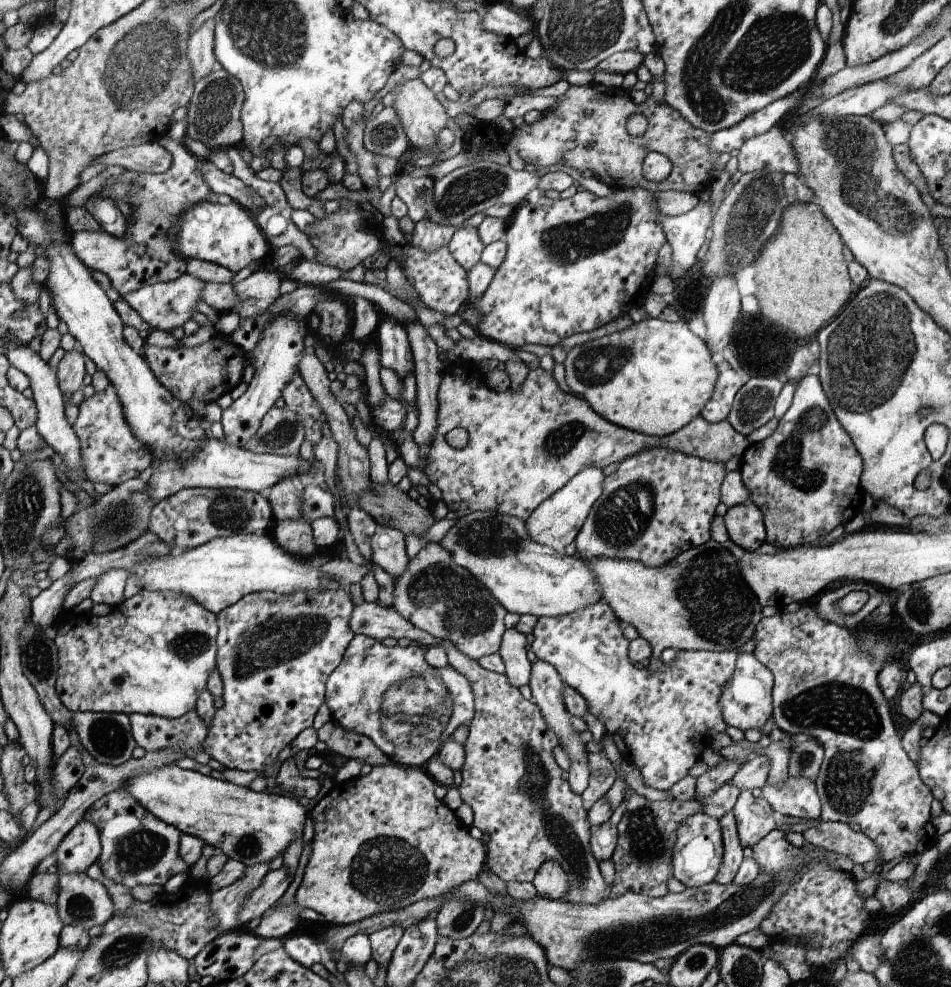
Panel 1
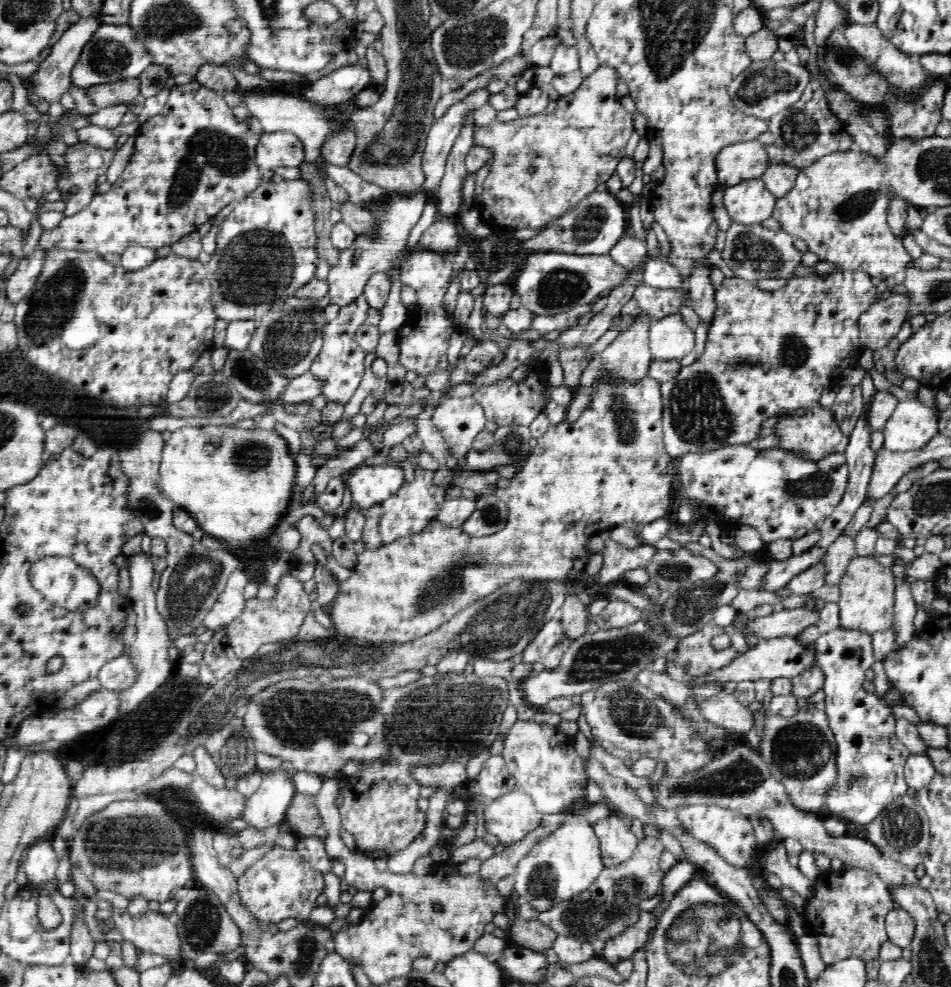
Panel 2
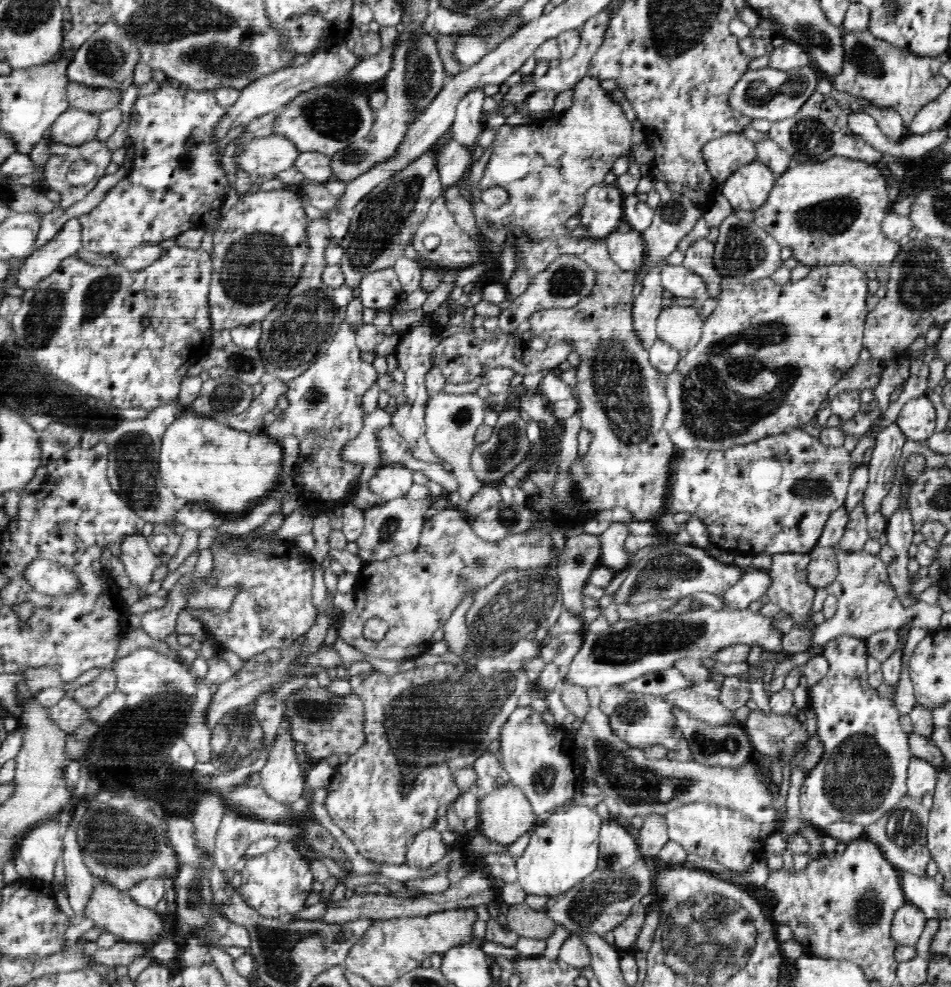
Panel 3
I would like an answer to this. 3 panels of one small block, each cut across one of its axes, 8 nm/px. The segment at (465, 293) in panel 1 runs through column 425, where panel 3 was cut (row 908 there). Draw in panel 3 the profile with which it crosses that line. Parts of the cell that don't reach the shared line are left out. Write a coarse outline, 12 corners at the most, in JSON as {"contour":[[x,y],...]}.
{"contour":[[289,841],[250,857],[237,891],[259,915],[304,907],[314,882]]}

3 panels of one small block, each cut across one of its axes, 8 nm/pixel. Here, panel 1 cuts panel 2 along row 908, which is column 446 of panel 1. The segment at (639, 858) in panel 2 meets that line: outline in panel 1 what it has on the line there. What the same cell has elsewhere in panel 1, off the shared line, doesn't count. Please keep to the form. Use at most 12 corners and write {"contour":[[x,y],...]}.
{"contour":[[440,543],[395,580],[392,607],[473,661],[507,610]]}

